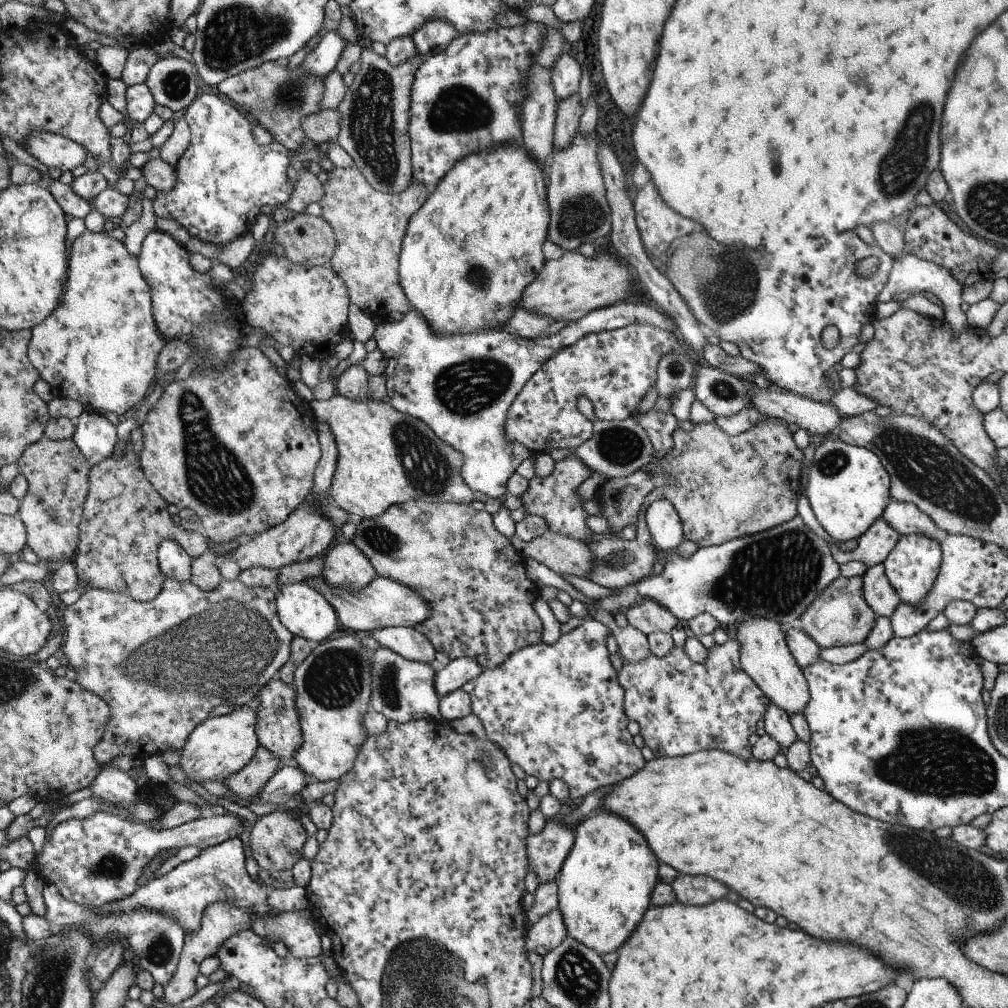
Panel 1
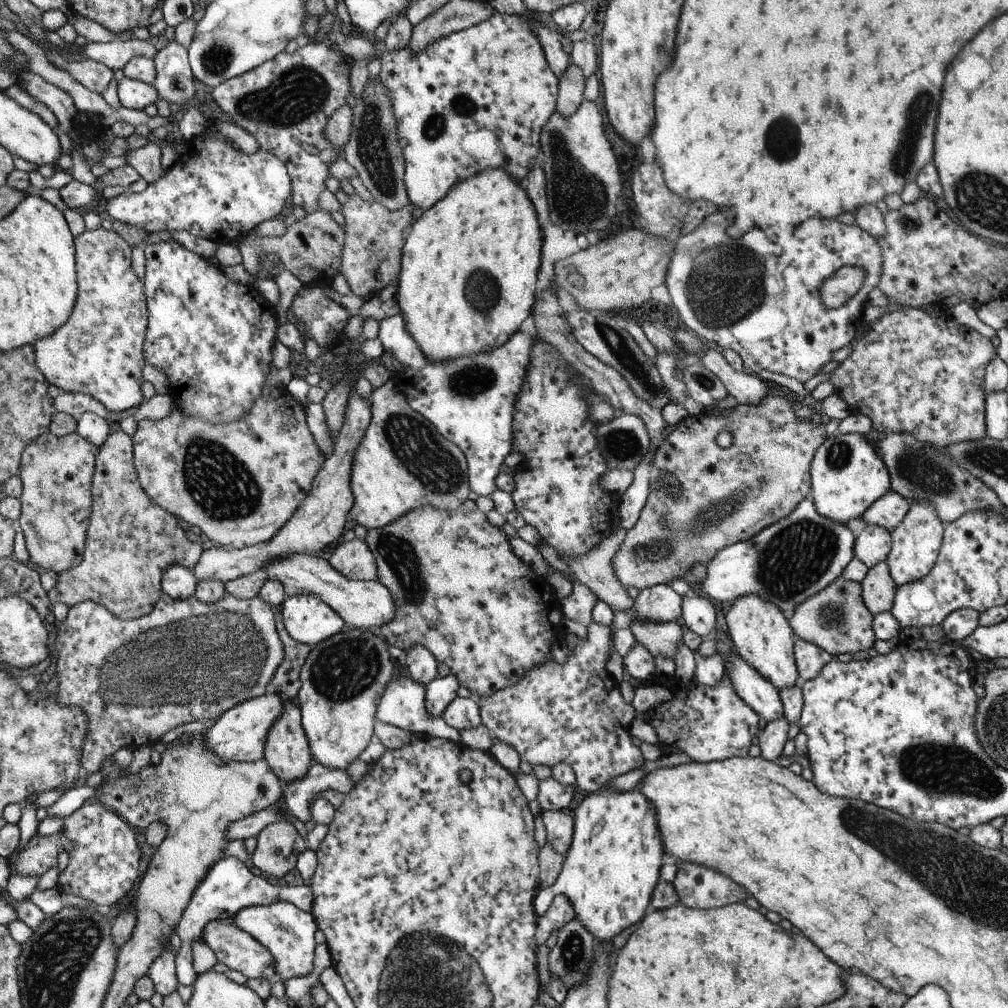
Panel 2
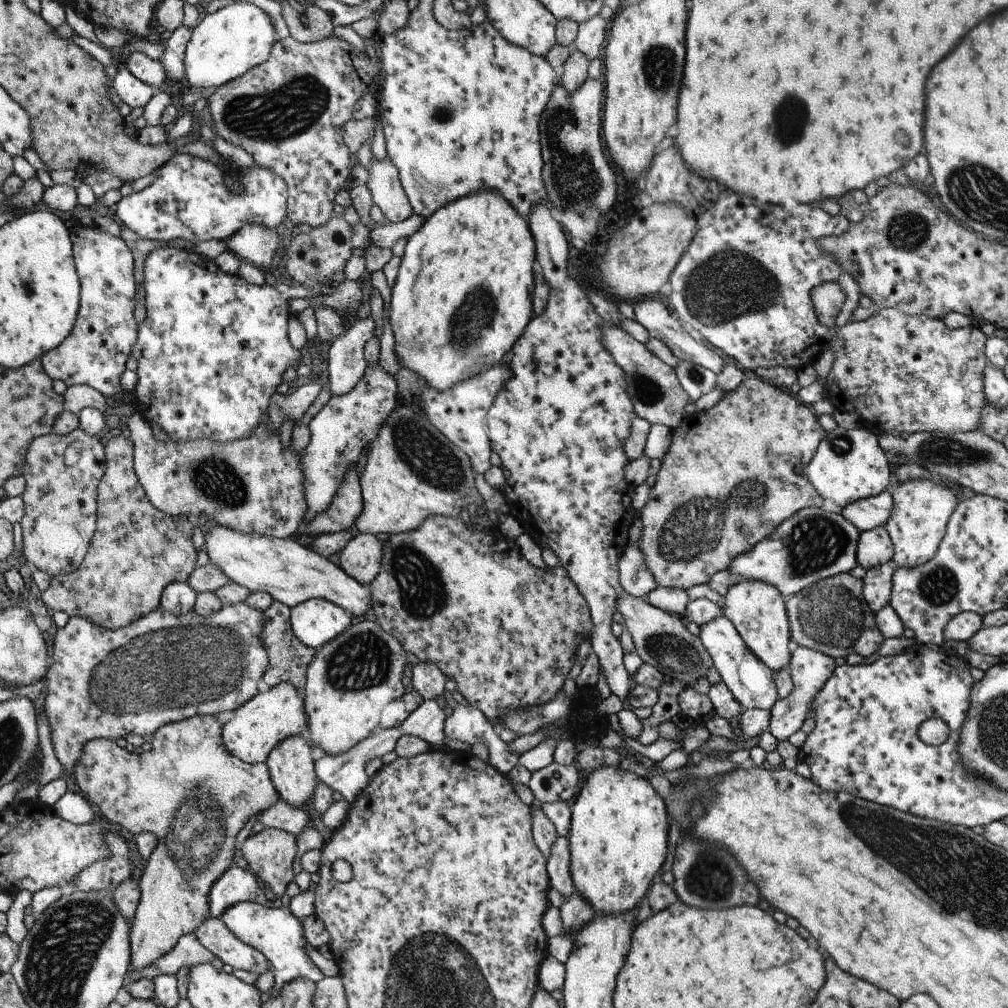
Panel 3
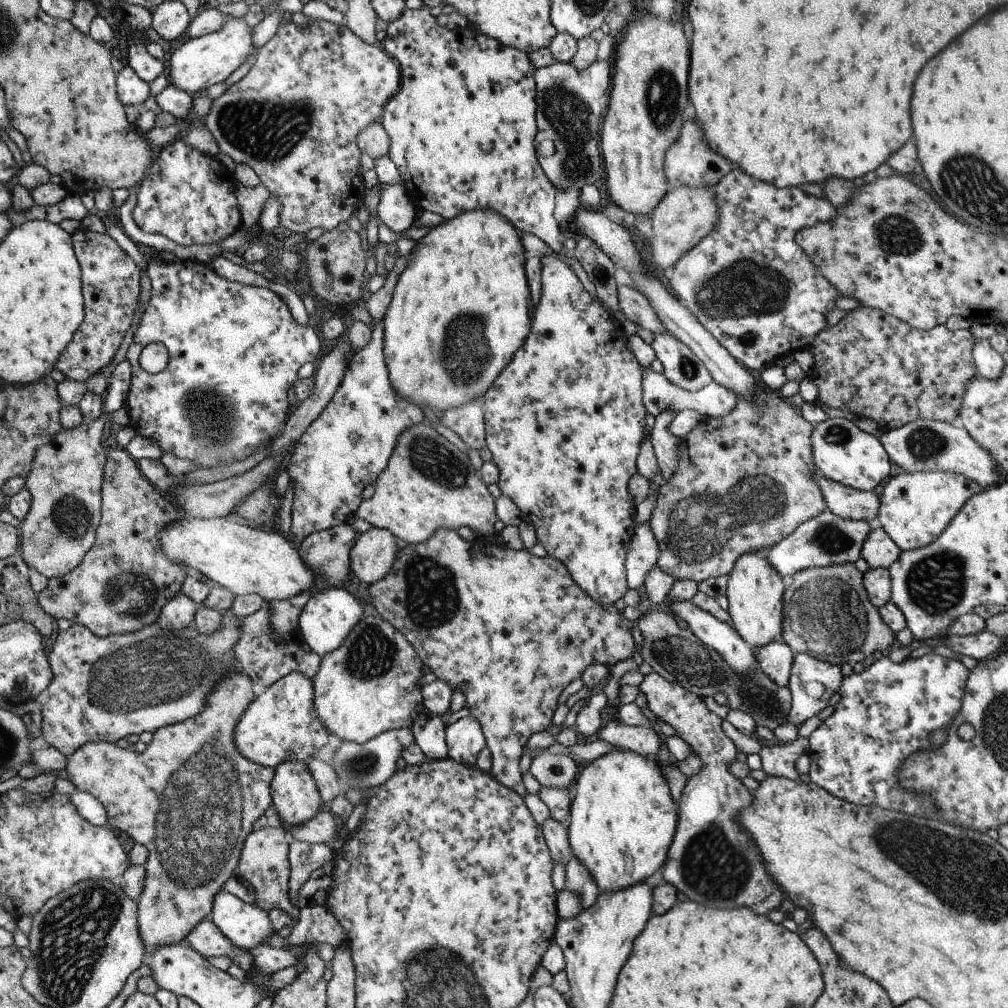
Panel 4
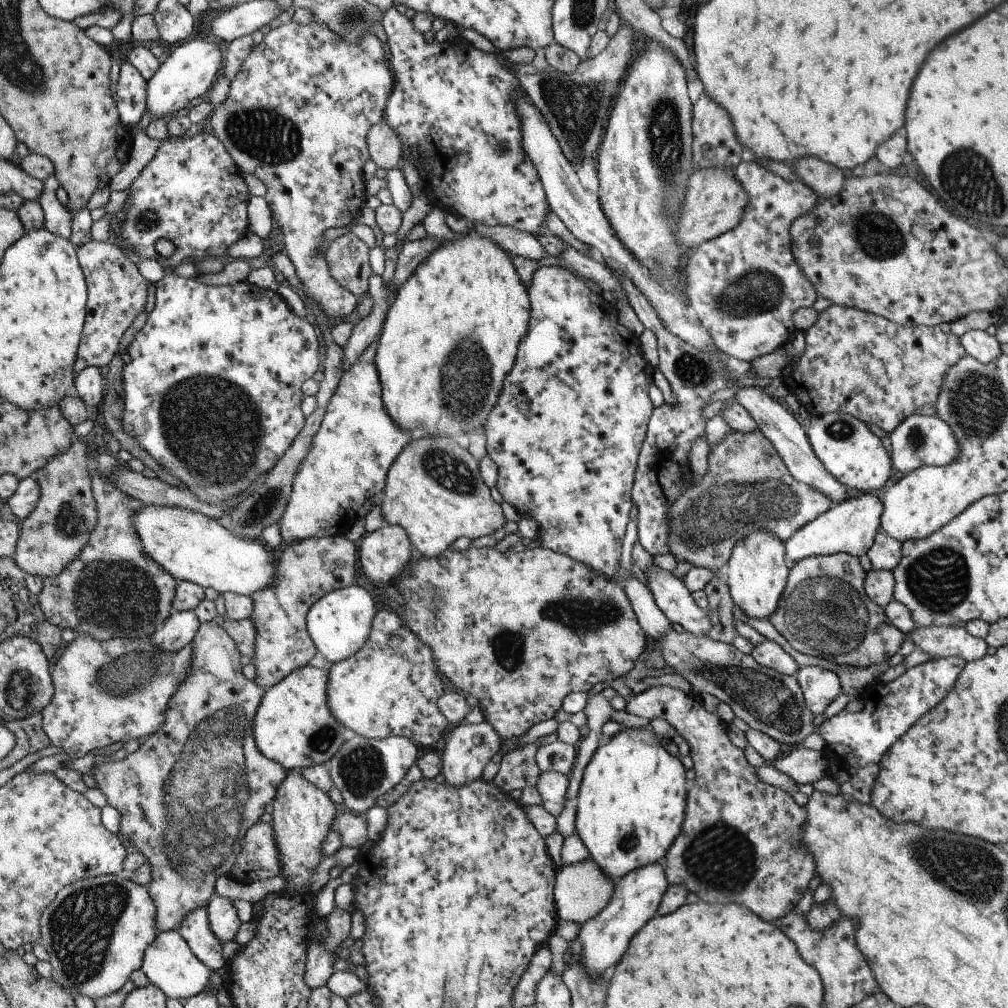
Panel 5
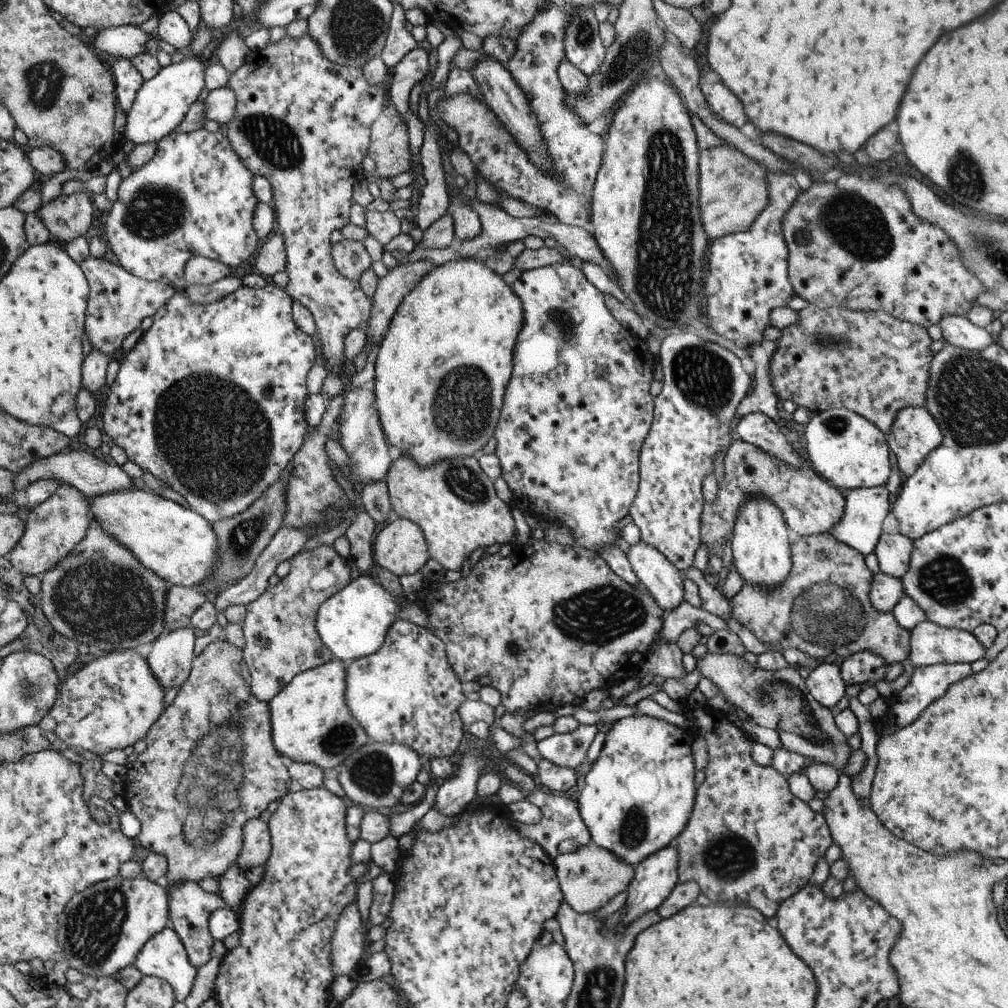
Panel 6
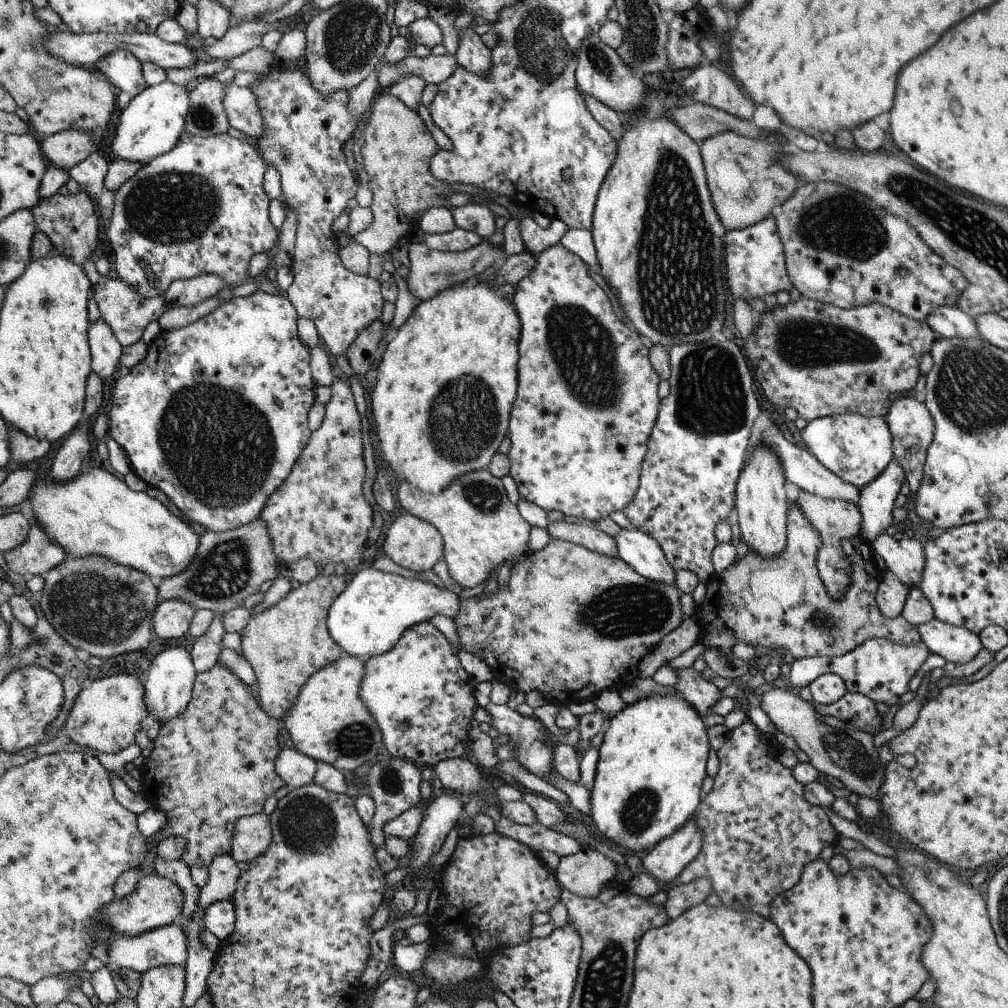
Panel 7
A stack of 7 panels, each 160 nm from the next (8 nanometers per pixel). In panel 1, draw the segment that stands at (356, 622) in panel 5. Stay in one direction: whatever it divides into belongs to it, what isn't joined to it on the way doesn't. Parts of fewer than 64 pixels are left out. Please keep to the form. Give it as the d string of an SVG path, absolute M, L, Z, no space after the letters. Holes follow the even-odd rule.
M292 582L292 584L282 584L282 586L278 584L273 589L277 596L277 614L280 616L281 623L294 637L322 643L322 640L327 640L338 630L339 619L337 612L334 612L332 608L332 603L324 594L314 590L306 582Z

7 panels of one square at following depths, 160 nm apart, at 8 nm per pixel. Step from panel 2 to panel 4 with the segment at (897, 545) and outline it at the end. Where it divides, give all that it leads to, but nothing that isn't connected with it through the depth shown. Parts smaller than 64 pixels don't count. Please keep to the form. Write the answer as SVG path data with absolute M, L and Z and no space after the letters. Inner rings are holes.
M918 471L894 476L882 489L876 524L881 526L902 551L928 546L942 534L964 503L984 491L977 482L950 471Z

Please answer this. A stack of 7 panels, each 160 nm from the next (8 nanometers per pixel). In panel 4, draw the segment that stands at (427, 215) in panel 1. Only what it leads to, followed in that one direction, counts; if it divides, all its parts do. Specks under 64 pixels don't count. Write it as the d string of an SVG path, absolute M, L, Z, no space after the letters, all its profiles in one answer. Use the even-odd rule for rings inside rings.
M476 209L462 213L453 219L445 220L443 224L417 240L416 247L408 256L408 264L396 283L393 299L383 316L385 358L389 367L390 380L398 395L409 403L414 403L415 406L417 404L421 409L423 406L428 406L432 410L440 410L440 413L464 406L478 397L485 396L485 392L500 376L502 369L510 364L514 353L530 334L530 324L532 324L530 293L532 291L529 289L529 282L526 282L526 258L526 250L520 242L519 231L512 226L510 220L493 210Z

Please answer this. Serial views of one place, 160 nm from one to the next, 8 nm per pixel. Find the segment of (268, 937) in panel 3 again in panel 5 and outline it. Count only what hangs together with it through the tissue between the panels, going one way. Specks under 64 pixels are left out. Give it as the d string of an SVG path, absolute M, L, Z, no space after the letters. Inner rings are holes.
M214 895L207 907L209 923L218 940L224 944L235 940L241 922L230 899Z

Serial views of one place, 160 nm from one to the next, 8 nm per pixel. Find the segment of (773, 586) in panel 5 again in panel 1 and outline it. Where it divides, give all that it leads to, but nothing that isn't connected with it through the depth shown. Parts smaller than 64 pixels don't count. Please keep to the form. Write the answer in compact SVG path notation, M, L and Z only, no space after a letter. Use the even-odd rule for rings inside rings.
M745 618L737 626L736 638L740 643L740 662L746 674L758 685L770 702L782 707L789 716L802 713L810 701L809 686L801 666L790 652L785 631L773 618Z

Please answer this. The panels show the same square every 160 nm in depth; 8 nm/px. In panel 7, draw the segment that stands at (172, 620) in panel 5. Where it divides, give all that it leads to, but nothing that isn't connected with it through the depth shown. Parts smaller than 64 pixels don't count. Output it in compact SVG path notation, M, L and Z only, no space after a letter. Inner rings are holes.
M184 648L165 649L163 652L157 654L151 662L150 669L145 672L145 705L148 707L150 714L154 716L155 720L161 722L162 725L167 723L170 719L182 714L189 702L192 700L193 686L196 684L197 669L193 665L192 654L188 653Z

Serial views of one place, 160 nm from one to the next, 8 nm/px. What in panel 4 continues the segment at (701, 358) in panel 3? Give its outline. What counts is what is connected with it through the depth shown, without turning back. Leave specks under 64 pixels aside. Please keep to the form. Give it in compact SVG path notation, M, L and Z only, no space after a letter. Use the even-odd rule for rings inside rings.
M626 285L617 286L617 295L621 312L628 321L643 326L654 334L666 331L648 299L638 289Z

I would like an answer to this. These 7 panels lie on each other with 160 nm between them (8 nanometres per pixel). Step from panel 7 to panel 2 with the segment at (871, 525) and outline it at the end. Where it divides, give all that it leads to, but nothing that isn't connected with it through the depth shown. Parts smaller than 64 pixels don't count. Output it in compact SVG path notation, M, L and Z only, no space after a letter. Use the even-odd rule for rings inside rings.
M802 500L787 518L768 526L753 538L726 546L726 548L716 552L714 558L705 565L706 577L704 580L700 580L700 585L697 585L696 594L701 593L701 590L706 594L708 600L728 602L730 605L734 604L739 597L754 594L754 596L760 596L766 602L772 602L774 606L778 606L785 618L790 620L793 610L796 610L798 606L802 605L802 602L806 602L808 598L812 598L834 582L836 578L839 578L846 566L850 564L850 560L856 557L854 552L856 535L857 528L834 524L832 520L818 514L812 500Z

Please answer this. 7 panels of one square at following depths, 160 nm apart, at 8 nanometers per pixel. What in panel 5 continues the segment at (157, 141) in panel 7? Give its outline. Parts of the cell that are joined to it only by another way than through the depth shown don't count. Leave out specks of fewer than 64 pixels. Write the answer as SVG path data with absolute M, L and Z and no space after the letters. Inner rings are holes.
M204 37L184 41L168 59L162 62L152 78L148 79L146 110L152 119L163 119L186 108L192 100L212 89L222 64L222 54L217 43L206 42Z

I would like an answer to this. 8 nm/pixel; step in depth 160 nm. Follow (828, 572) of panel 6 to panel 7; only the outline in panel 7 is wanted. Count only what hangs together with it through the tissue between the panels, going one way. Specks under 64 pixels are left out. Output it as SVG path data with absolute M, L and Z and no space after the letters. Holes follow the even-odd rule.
M794 502L790 503L789 512L787 514L787 543L781 555L772 558L764 558L756 551L749 550L743 558L736 559L730 568L723 570L721 573L714 572L712 576L706 580L706 594L700 604L695 604L694 612L694 615L696 615L699 620L700 628L702 630L700 640L698 642L698 648L702 650L700 657L703 658L703 653L707 648L715 648L722 655L725 654L726 658L731 662L732 659L735 658L732 649L734 645L738 643L751 644L756 649L760 649L761 651L771 651L776 655L782 652L790 653L795 659L803 659L806 657L839 657L840 655L854 650L854 648L861 645L865 640L871 638L885 638L886 640L898 643L899 645L913 645L914 643L921 641L921 636L917 627L910 624L910 622L908 622L902 615L889 619L880 612L879 606L877 605L876 593L878 585L883 579L884 572L876 565L876 560L874 559L875 552L872 547L872 543L868 542L868 540L862 536L841 540L841 553L845 554L846 558L850 560L853 571L852 584L849 586L844 598L839 601L835 601L828 596L825 584L822 582L818 569L816 568L817 556L820 548L822 547L823 542L821 541L820 533L811 525L810 521L807 521L807 518L803 515L799 506L794 505Z

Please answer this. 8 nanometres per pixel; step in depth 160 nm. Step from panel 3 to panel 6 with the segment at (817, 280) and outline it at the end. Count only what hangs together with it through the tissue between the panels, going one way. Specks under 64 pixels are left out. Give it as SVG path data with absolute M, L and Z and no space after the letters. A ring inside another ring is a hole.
M768 172L767 183L769 184L769 203L754 219L750 228L711 241L708 250L707 272L718 279L720 288L718 288L716 294L708 296L705 304L704 320L720 336L738 342L743 346L762 341L764 329L770 326L769 316L771 310L778 306L788 306L788 301L796 295L787 271L789 250L782 234L782 219L790 206L794 205L796 197L802 190L794 175Z

